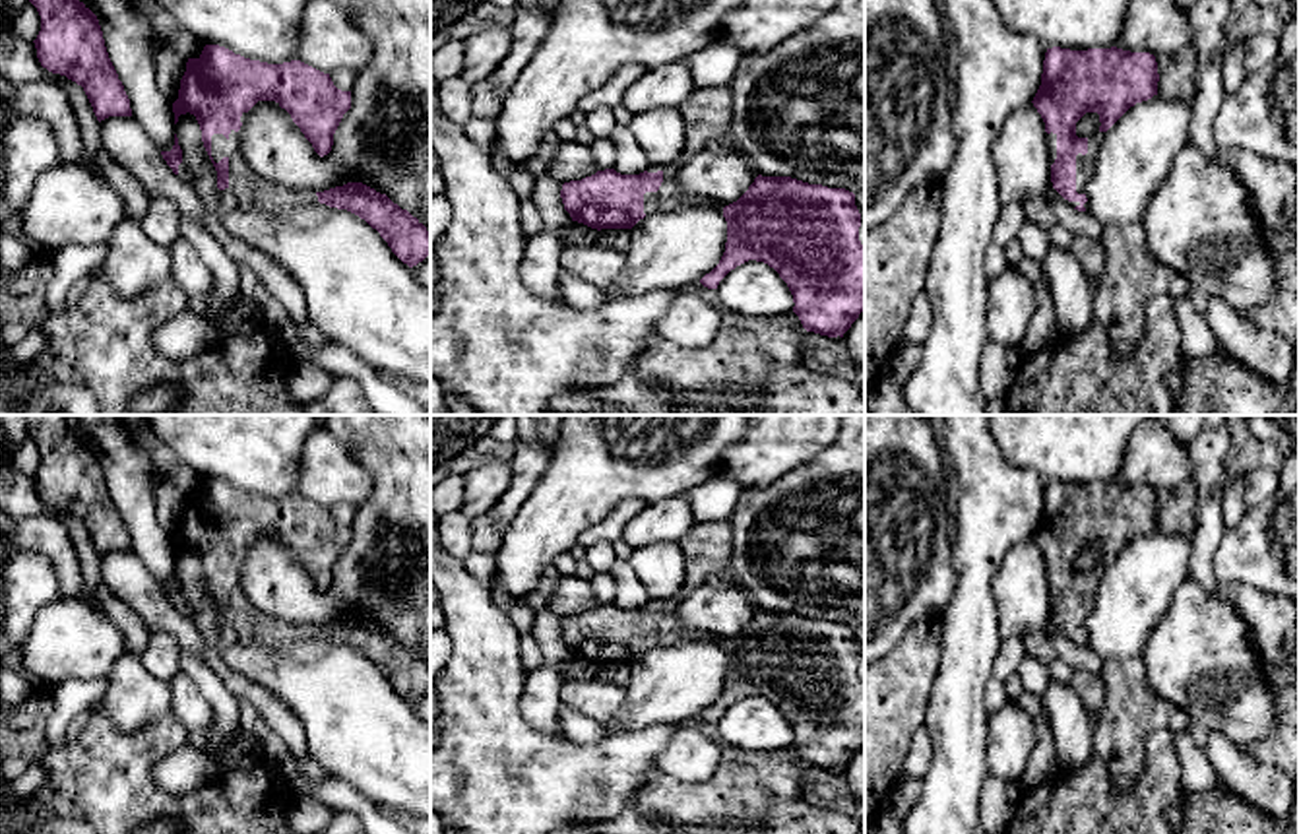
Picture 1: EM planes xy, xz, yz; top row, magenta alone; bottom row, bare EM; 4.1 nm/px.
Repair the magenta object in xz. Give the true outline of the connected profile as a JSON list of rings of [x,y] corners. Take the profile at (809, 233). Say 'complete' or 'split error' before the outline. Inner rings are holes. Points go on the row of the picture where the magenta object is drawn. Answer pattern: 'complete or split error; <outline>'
complete; [[[758,175],[748,190],[723,208],[727,221],[727,242],[719,264],[700,283],[717,289],[719,281],[737,266],[756,260],[774,268],[793,295],[793,312],[807,332],[828,337],[843,337],[851,324],[865,310],[865,246],[859,241],[861,213],[855,194],[845,188],[808,184],[791,176]]]

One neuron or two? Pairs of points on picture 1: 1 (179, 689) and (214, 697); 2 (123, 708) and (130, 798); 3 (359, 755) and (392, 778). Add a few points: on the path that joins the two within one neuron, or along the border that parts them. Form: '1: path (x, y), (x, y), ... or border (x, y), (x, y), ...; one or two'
1: border (181, 675), (210, 706), (212, 722), (206, 730); two
2: border (95, 712), (119, 732), (144, 732), (167, 714); two
3: path (367, 755), (384, 770); one

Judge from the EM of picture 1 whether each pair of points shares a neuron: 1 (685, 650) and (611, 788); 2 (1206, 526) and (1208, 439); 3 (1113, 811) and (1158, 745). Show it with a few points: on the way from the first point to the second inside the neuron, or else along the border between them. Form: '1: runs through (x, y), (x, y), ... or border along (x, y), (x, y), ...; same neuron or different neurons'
1: border along (675, 724), (611, 728); different neurons
2: runs through (1206, 505), (1208, 460); same neuron
3: runs through (1131, 801), (1158, 774), (1158, 763); same neuron

